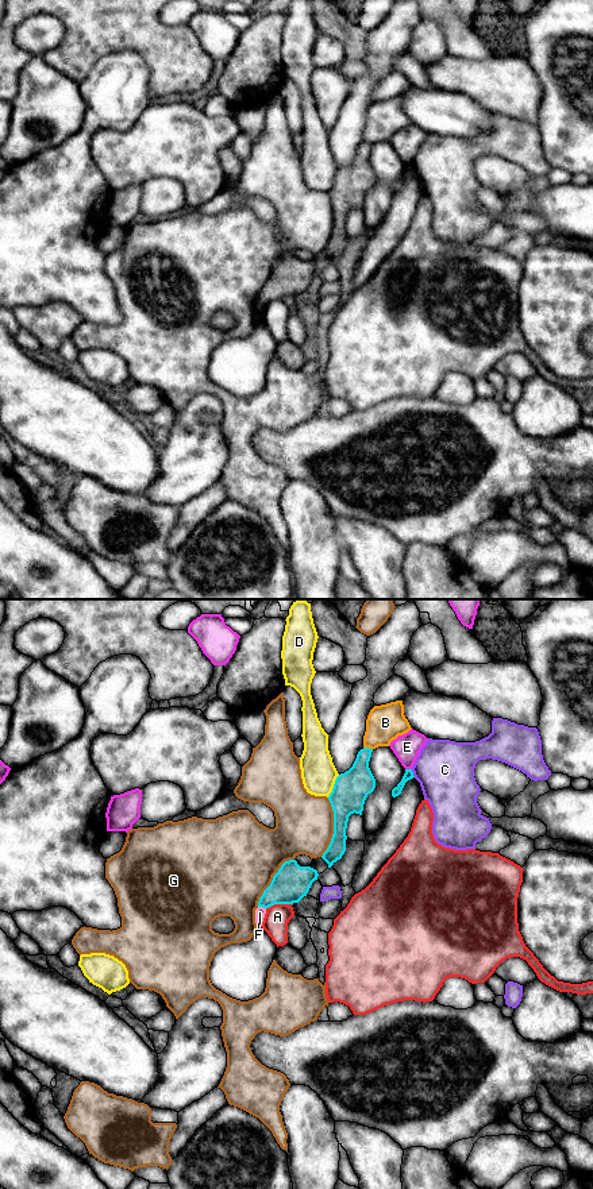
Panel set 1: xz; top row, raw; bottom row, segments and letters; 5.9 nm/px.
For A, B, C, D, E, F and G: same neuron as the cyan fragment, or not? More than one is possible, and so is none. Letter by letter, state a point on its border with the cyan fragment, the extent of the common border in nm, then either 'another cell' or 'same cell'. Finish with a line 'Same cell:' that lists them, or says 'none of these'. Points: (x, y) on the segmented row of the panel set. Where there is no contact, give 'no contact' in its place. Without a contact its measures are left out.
A: meets cyan in xz at (278, 903); contact 160 nm long; another cell
B: meets cyan in xz at (368, 748); contact 60 nm long; another cell
C: meets cyan in xz at (412, 773); contact 50 nm long; another cell
D: meets cyan in xz at (334, 786); contact 150 nm long; another cell
E: meets cyan in xz at (408, 769); contact 40 nm long; another cell
F: meets cyan in xz at (262, 906); contact 50 nm long; another cell
G: meets cyan in xz at (334, 827); contact 360 nm long; another cell
Same cell: none of these

